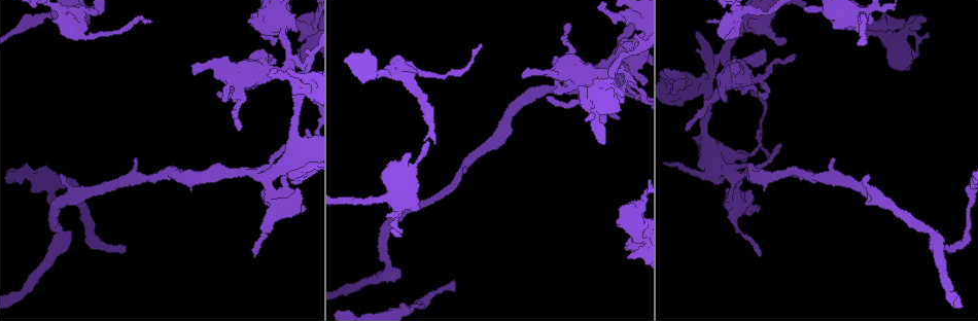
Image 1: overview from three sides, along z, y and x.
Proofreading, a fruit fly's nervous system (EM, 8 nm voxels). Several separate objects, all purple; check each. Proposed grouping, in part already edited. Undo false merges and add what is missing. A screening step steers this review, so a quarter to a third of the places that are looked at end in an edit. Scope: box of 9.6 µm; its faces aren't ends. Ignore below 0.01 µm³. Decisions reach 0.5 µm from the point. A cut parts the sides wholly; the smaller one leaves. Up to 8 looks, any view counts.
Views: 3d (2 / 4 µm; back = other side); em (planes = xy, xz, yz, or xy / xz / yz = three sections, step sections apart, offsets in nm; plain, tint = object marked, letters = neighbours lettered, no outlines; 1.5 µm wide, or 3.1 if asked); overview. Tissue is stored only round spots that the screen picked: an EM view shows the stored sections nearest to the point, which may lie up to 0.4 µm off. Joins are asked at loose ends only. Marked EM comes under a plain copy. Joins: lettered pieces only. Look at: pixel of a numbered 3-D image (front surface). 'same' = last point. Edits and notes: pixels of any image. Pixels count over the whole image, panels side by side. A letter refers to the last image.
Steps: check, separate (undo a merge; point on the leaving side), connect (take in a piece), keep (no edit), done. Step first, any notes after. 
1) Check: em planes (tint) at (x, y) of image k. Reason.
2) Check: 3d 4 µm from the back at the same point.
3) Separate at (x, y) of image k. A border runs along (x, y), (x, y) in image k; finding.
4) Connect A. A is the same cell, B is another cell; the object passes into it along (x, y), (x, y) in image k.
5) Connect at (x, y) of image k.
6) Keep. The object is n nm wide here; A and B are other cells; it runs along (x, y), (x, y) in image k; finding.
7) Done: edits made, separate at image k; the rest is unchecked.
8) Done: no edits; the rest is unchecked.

Check: em planes (letters) at (709, 91) of image 1. Calibre changes.

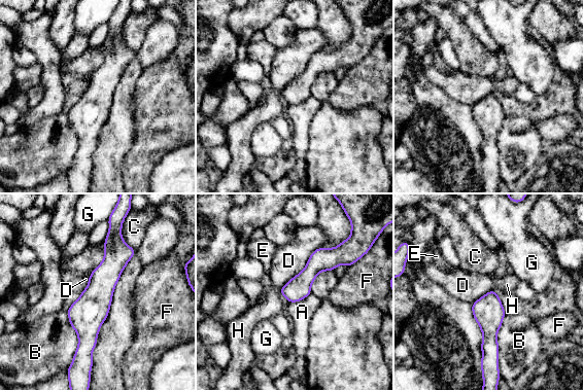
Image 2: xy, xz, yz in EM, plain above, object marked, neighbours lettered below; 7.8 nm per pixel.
Keep. The longest contact is with D, 460 nm; A, B, C, D, E, F, G and H are other cells; it runs along (112, 233), (86, 353) in image 2; continuous, no second neuron.

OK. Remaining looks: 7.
Check: em xz step 4 (letters) at (754, 87) of image 1. An open end.

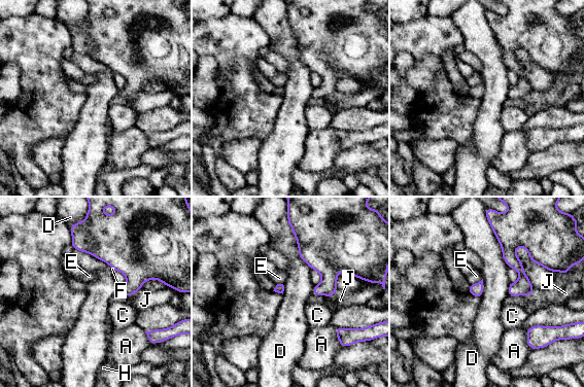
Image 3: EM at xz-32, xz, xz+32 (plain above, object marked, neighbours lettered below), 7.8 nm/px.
Check: em planes (letters) at the same point.

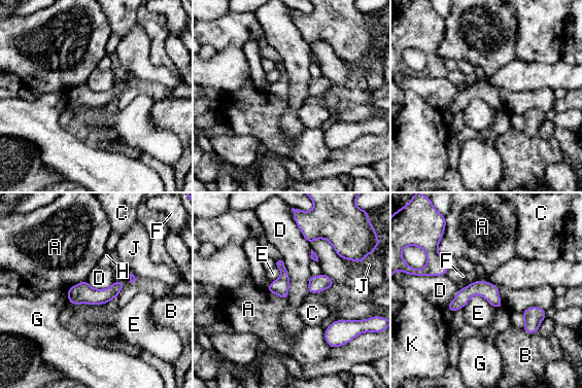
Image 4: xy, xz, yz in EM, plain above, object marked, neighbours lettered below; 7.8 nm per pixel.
Keep. A, B, C, D, E, F, G, H, J and K are other cells; a border runs along (282, 259), (288, 276), (286, 300) in image 4; no lettered piece goes on from it.

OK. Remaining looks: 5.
Check: 3d 2 µm from the back at (917, 26) of image 1. An open end.

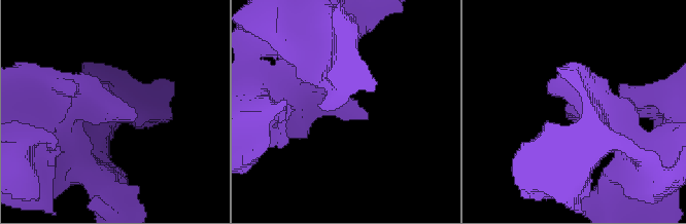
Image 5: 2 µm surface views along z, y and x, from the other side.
Check: em planes (tint) at (358, 114) of image 5.

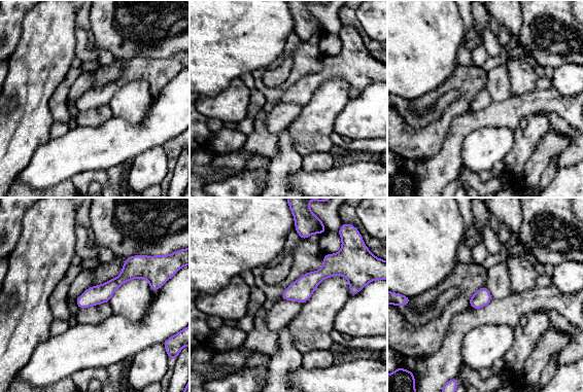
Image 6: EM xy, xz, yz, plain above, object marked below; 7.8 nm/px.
Check: em planes (letters) at the same point. See the neighbours.

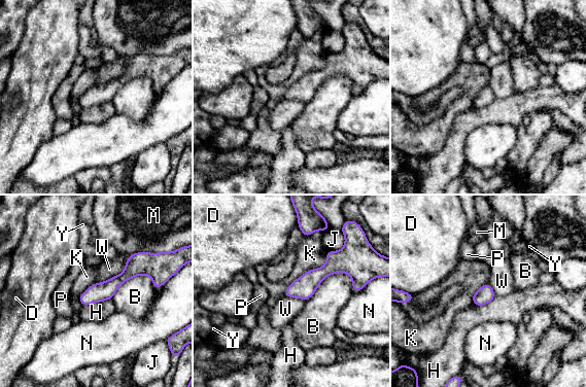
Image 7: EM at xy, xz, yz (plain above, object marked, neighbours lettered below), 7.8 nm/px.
Keep. The object is 140 nm wide here; B, D, H, J, K, M, N, P, W and Y are other cells; it runs along (147, 272), (131, 271), (81, 300) in image 7; none of them fits.

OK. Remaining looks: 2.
Done: no edits; the rest is unchecked.

